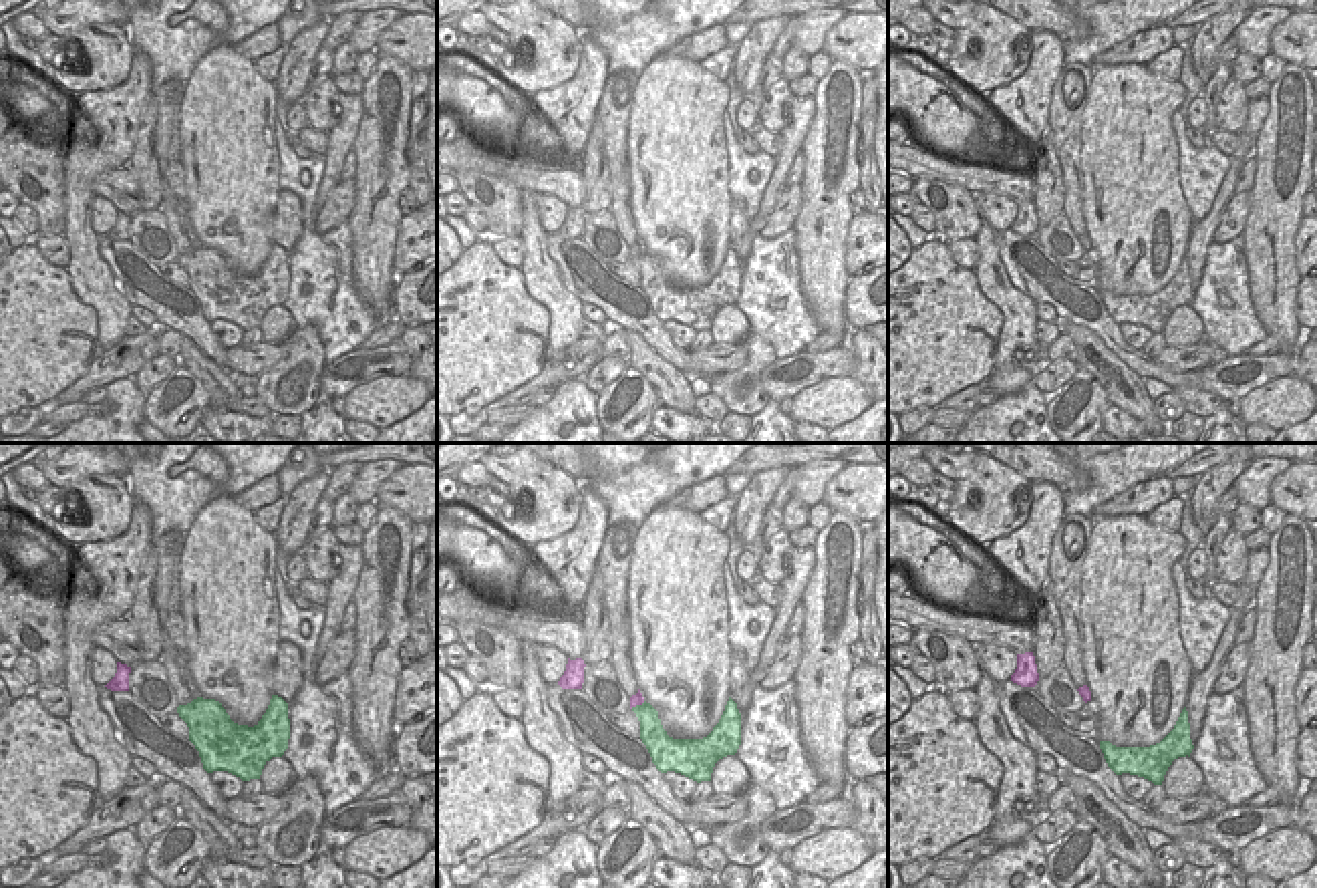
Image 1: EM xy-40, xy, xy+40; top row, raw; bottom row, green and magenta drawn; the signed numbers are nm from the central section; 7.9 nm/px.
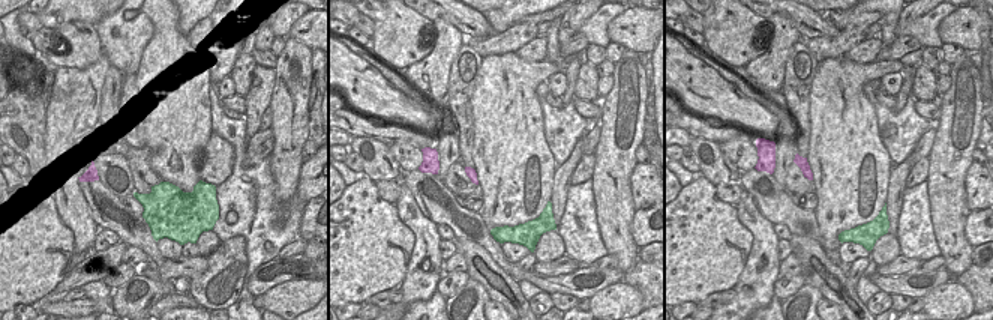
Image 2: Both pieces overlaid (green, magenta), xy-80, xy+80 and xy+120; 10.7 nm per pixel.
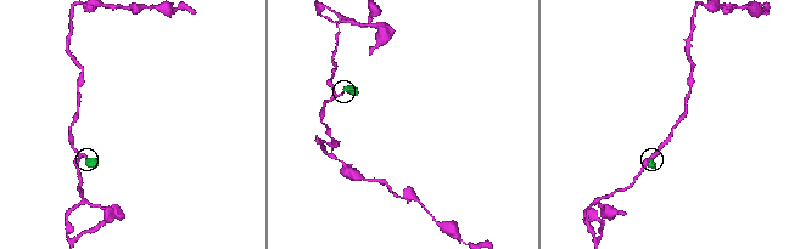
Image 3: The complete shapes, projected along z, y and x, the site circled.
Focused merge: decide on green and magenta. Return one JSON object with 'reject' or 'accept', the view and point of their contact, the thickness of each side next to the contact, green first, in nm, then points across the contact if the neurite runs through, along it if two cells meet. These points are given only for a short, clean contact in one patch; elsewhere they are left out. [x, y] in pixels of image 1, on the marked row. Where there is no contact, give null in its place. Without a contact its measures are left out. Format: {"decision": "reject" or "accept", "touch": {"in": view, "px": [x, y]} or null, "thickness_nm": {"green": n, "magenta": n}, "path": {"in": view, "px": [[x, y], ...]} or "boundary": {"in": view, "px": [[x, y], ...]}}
{"decision": "accept", "touch": {"in": "xy", "px": [637, 705]}, "thickness_nm": {"green": 190, "magenta": 100}, "path": {"in": "xy", "px": [[651, 731], [649, 717], [637, 705], [637, 699]]}}

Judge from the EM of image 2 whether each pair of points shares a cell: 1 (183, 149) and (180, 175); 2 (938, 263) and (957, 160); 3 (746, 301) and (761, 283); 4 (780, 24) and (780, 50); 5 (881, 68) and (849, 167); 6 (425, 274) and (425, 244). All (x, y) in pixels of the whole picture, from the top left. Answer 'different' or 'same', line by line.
1: same
2: different
3: same
4: same
5: same
6: same

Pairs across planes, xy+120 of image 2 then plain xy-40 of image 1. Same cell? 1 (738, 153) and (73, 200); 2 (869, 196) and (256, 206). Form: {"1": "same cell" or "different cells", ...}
{"1": "different cells", "2": "same cell"}

